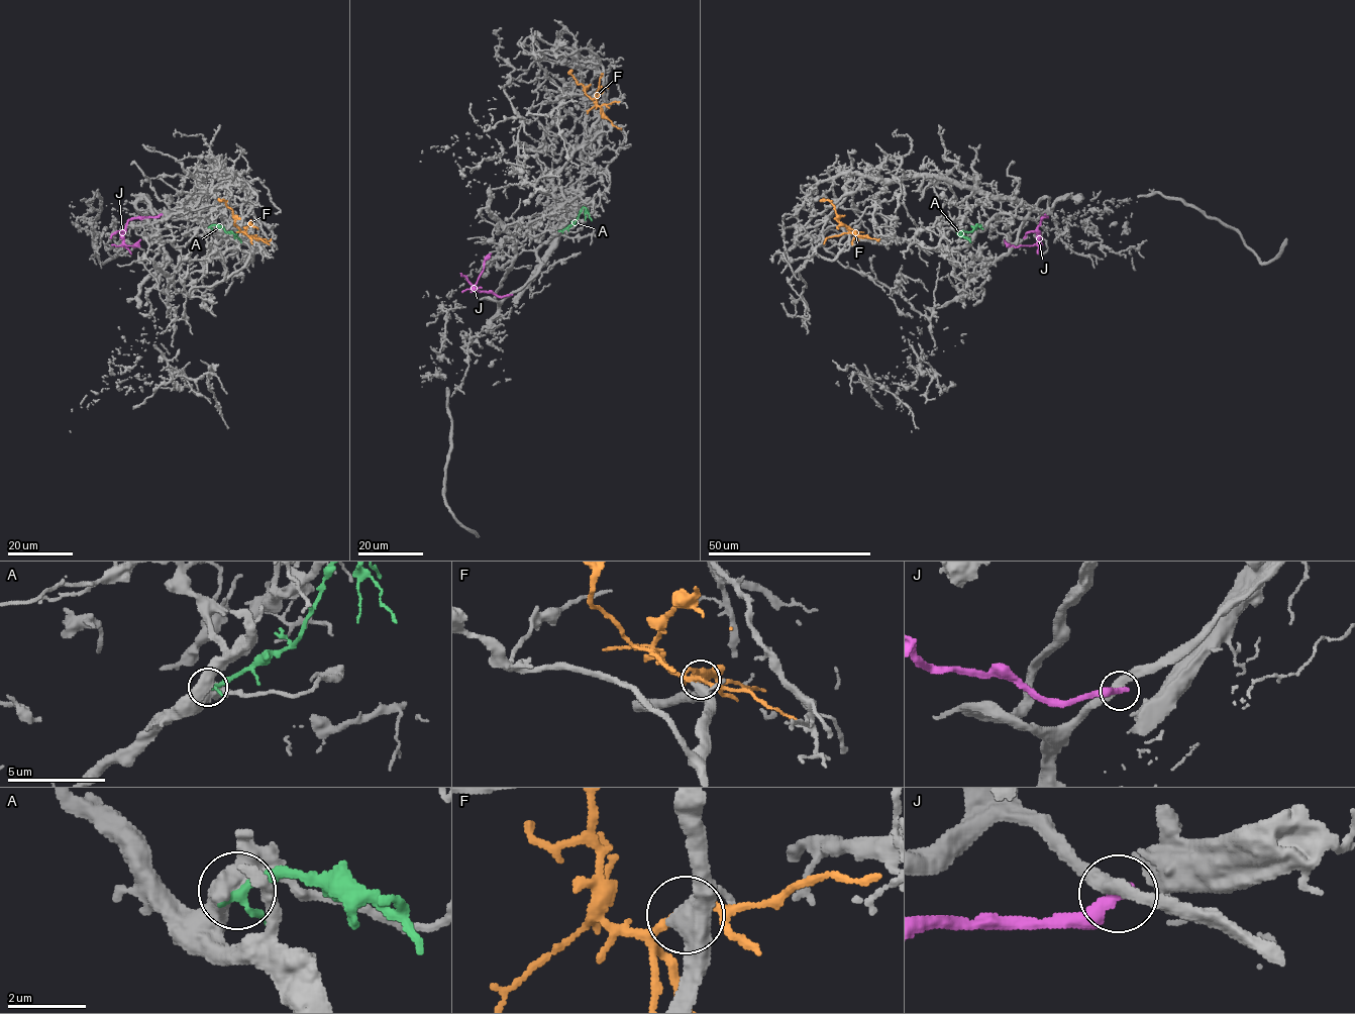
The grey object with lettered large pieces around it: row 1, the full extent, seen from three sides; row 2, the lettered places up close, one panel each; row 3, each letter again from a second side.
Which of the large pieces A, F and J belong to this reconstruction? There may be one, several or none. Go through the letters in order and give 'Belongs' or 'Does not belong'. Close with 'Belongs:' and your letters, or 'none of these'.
A: Does not belong
F: Belongs
J: Does not belong
Belongs: F

